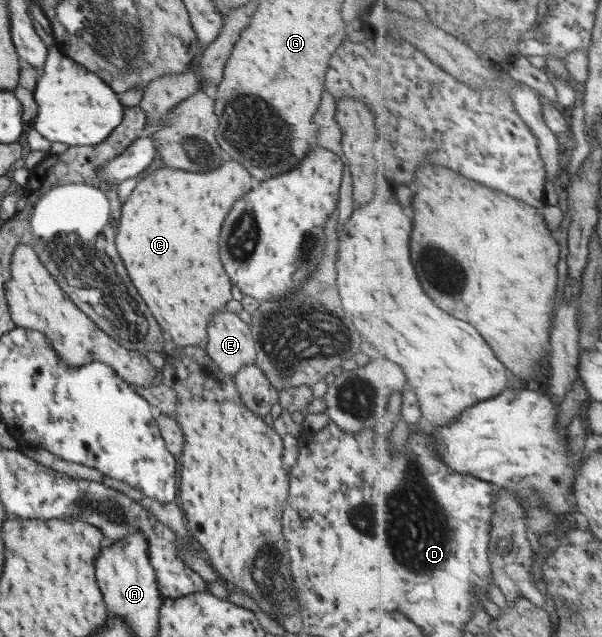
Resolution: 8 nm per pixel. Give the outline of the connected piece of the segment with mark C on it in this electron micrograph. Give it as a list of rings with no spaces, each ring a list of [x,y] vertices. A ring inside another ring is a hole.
[[[226,157],[218,168],[202,174],[179,172],[170,167],[157,168],[138,180],[128,198],[121,203],[122,224],[118,224],[115,234],[116,250],[124,262],[128,278],[158,322],[157,326],[178,347],[205,347],[211,319],[219,312],[224,312],[226,302],[232,299],[230,280],[218,260],[218,234],[232,204],[242,198],[254,183],[244,167]]]

